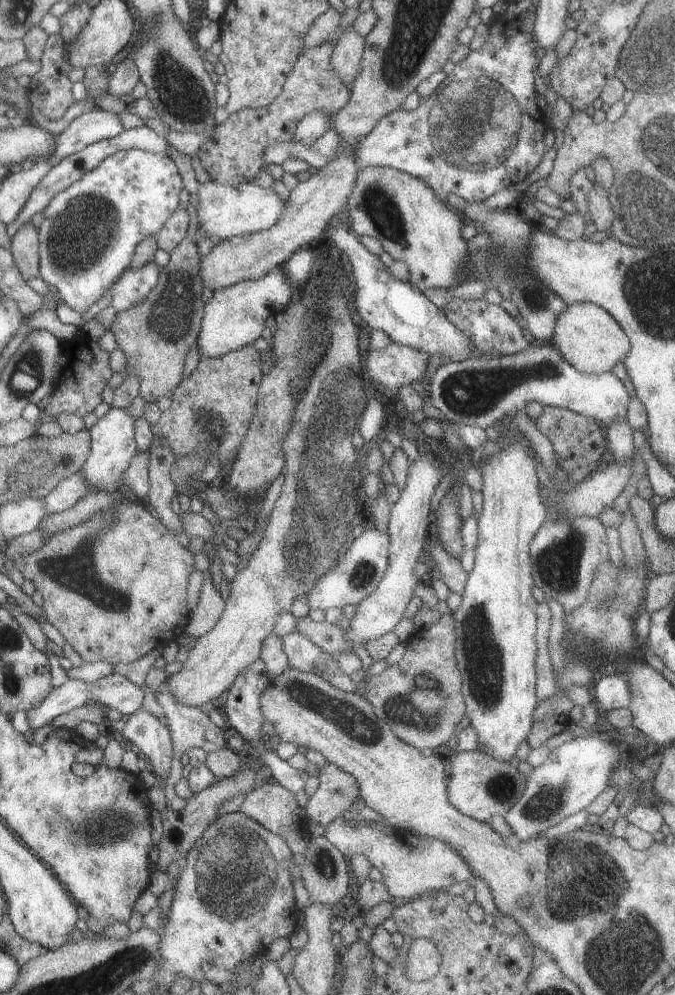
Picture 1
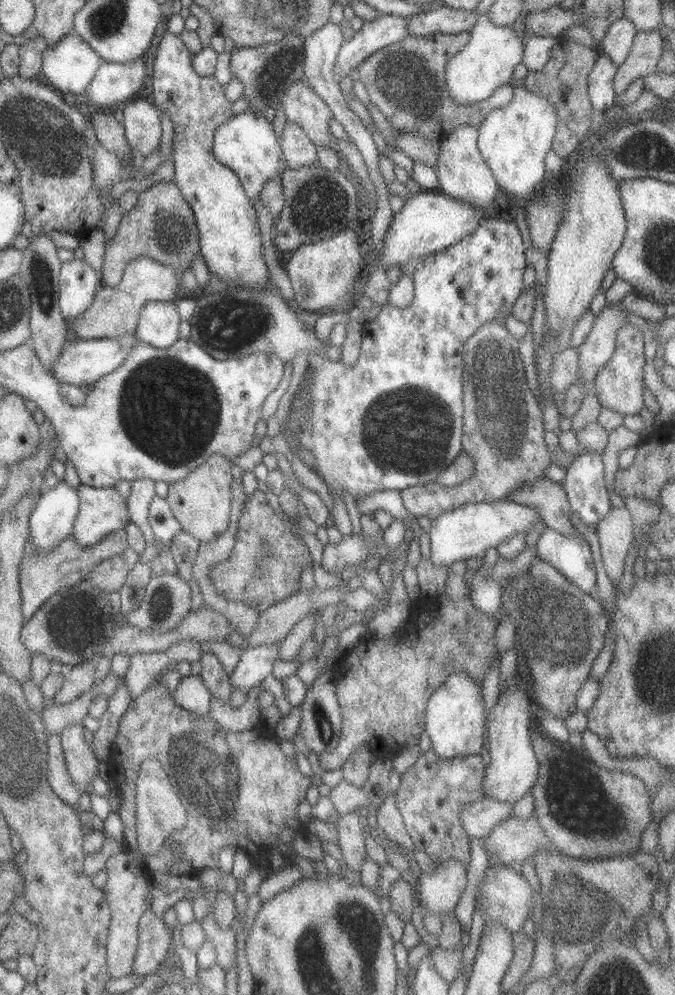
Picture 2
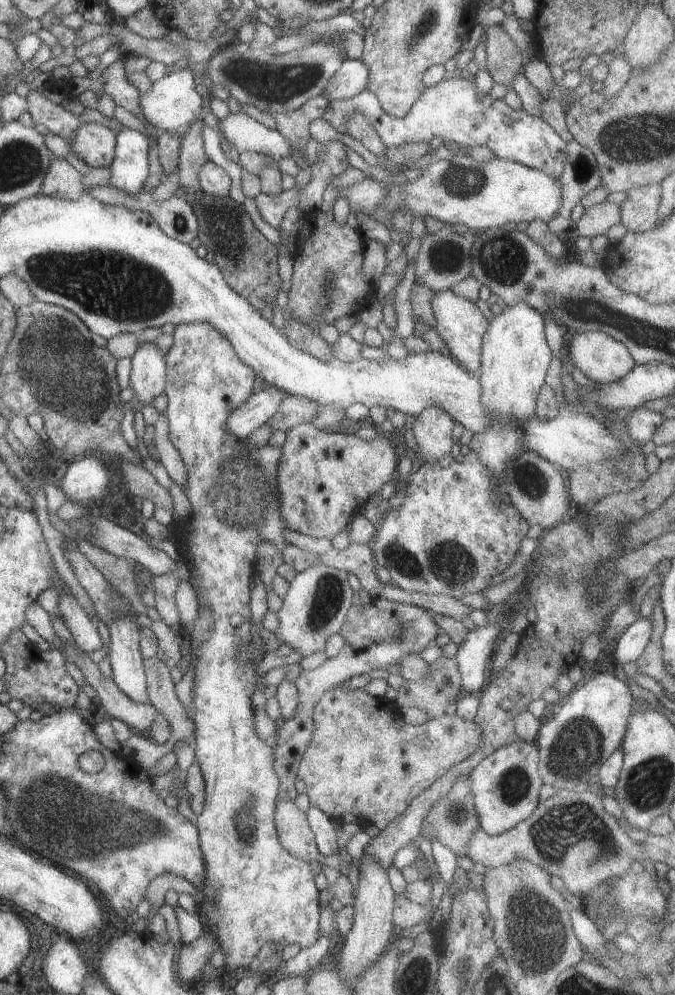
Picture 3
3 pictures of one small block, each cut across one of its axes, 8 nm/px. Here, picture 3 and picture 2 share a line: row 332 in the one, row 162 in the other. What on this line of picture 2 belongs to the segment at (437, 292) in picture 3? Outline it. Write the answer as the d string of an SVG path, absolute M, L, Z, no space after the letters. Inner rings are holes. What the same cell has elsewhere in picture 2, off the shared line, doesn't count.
M461 125L458 128L453 128L452 132L440 140L434 168L438 184L435 191L441 192L450 199L482 209L486 208L499 193L493 177L476 149L476 138L477 130L475 128Z

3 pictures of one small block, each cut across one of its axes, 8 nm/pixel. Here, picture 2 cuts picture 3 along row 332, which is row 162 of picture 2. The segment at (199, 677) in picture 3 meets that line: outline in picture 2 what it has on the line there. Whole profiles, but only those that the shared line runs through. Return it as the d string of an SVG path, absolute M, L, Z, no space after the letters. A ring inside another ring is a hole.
M165 31L151 68L152 105L169 117L172 136L173 179L182 199L190 206L198 234L198 252L210 275L235 287L263 289L270 285L261 255L261 236L252 202L245 196L237 175L214 159L211 152L217 126L229 120L231 104L213 76L199 77L191 68L188 52L179 35Z

